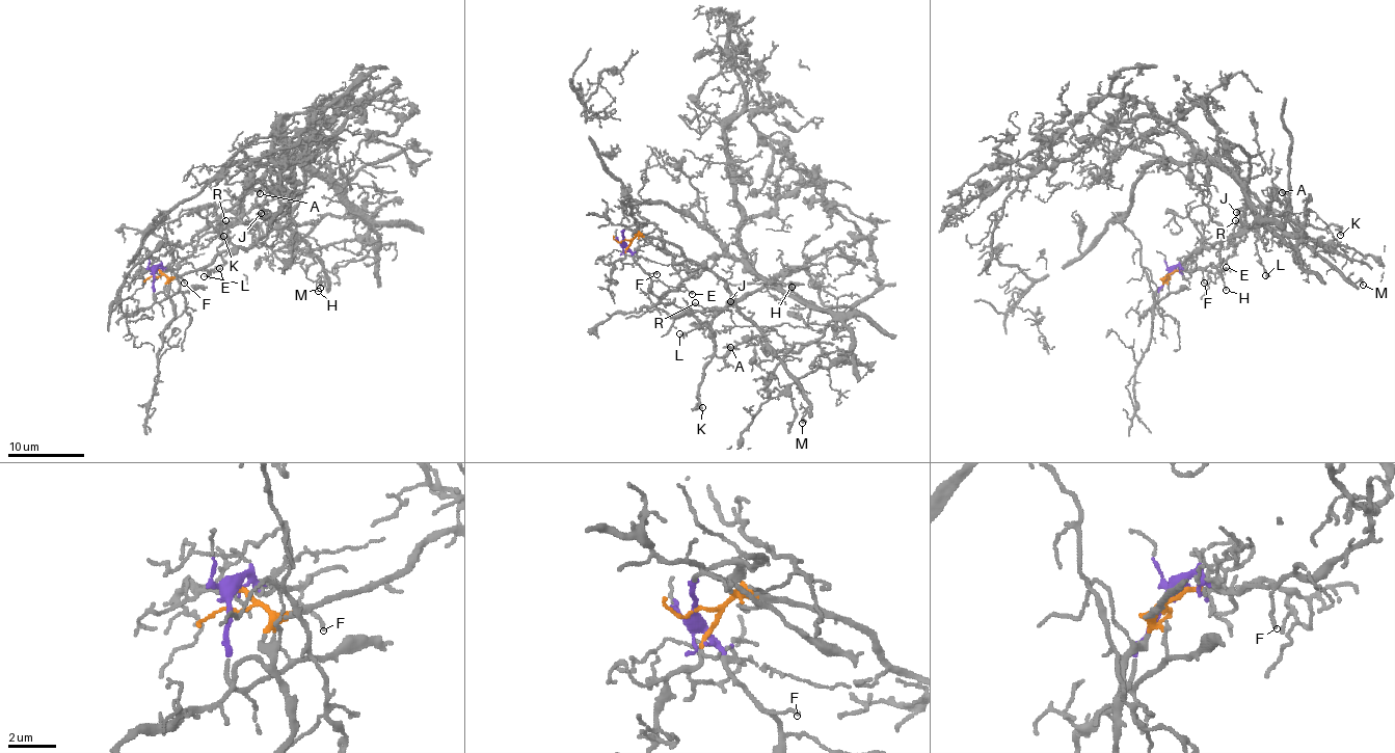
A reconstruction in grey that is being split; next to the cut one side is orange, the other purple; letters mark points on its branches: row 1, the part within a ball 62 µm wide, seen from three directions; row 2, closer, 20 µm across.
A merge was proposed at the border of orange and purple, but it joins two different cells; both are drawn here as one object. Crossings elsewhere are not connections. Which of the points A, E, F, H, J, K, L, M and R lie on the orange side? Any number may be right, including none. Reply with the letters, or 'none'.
H, J, M, R

